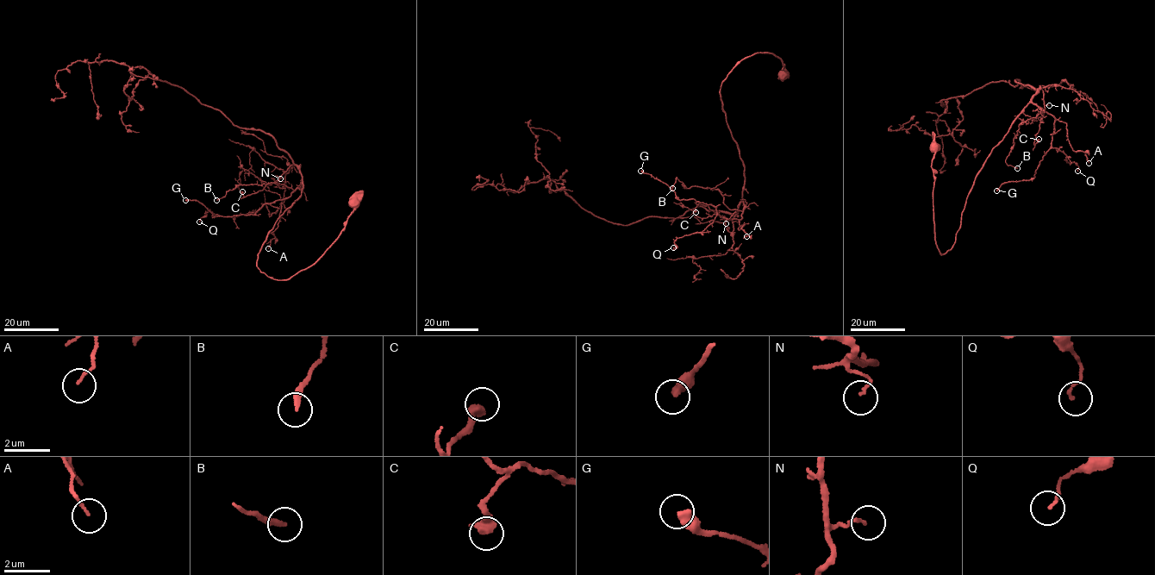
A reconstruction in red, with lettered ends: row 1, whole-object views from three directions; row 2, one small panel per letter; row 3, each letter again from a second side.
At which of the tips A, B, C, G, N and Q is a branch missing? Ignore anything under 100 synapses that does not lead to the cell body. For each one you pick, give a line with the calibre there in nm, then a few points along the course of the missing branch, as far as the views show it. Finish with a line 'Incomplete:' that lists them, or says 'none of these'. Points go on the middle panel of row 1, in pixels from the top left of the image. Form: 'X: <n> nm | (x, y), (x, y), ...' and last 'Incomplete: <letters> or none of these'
Incomplete: none of these

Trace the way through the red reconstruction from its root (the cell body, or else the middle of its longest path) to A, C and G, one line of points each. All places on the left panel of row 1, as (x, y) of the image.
A: (353, 203), (313, 264), (288, 278), (267, 276), (258, 254), (302, 178), (268, 248)
C: (353, 203), (324, 254), (277, 280), (258, 254), (301, 195), (302, 174), (291, 165), (242, 191)
G: (353, 203), (324, 254), (277, 280), (258, 254), (302, 178), (253, 214), (213, 215), (185, 200)

